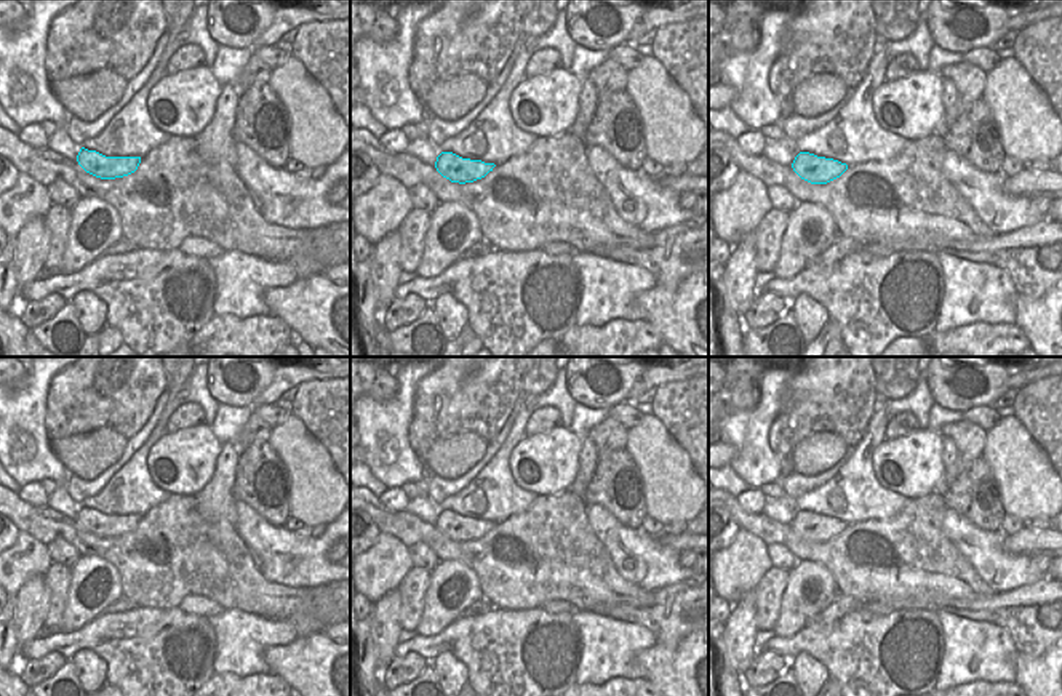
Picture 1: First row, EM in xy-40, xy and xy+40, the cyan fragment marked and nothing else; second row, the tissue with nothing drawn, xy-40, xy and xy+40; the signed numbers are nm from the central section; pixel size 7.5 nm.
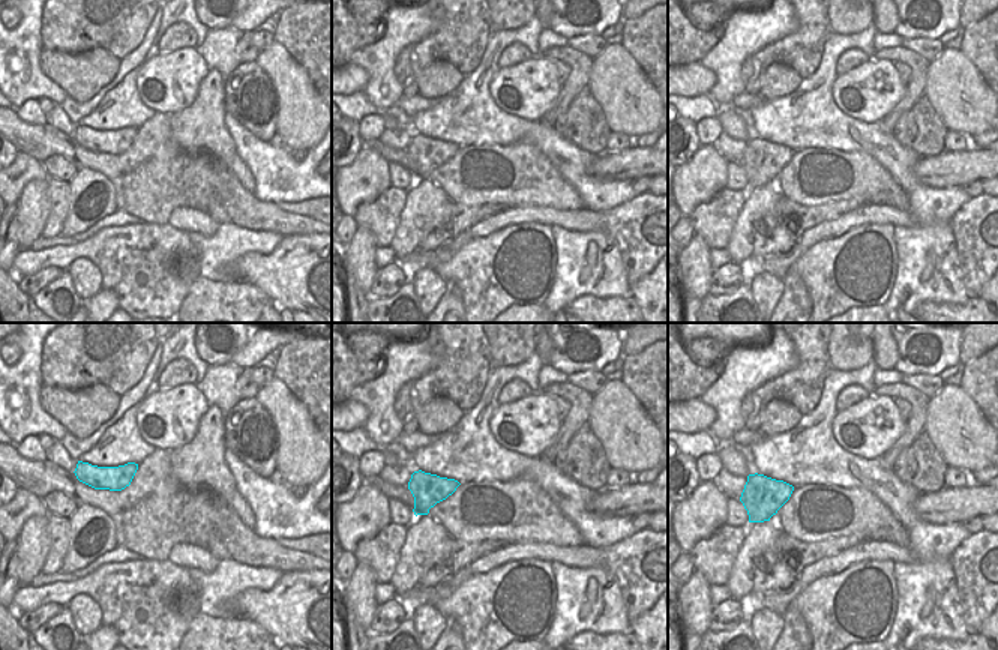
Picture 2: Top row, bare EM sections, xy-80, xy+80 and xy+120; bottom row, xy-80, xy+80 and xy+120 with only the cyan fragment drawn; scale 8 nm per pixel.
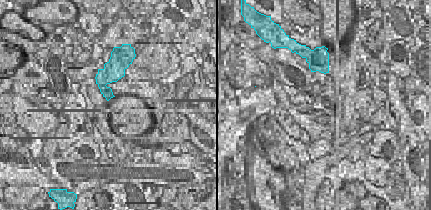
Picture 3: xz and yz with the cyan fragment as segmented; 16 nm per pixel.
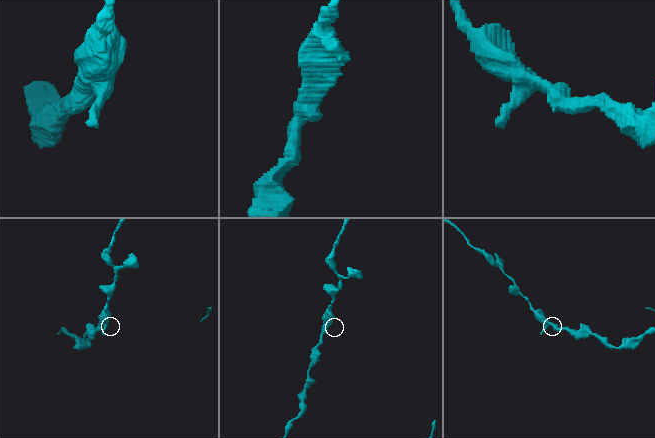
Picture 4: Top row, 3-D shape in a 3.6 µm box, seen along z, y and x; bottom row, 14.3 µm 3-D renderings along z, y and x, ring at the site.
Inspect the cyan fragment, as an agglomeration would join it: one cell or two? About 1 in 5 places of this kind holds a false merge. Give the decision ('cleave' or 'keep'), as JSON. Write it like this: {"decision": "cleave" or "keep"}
{"decision": "keep"}

